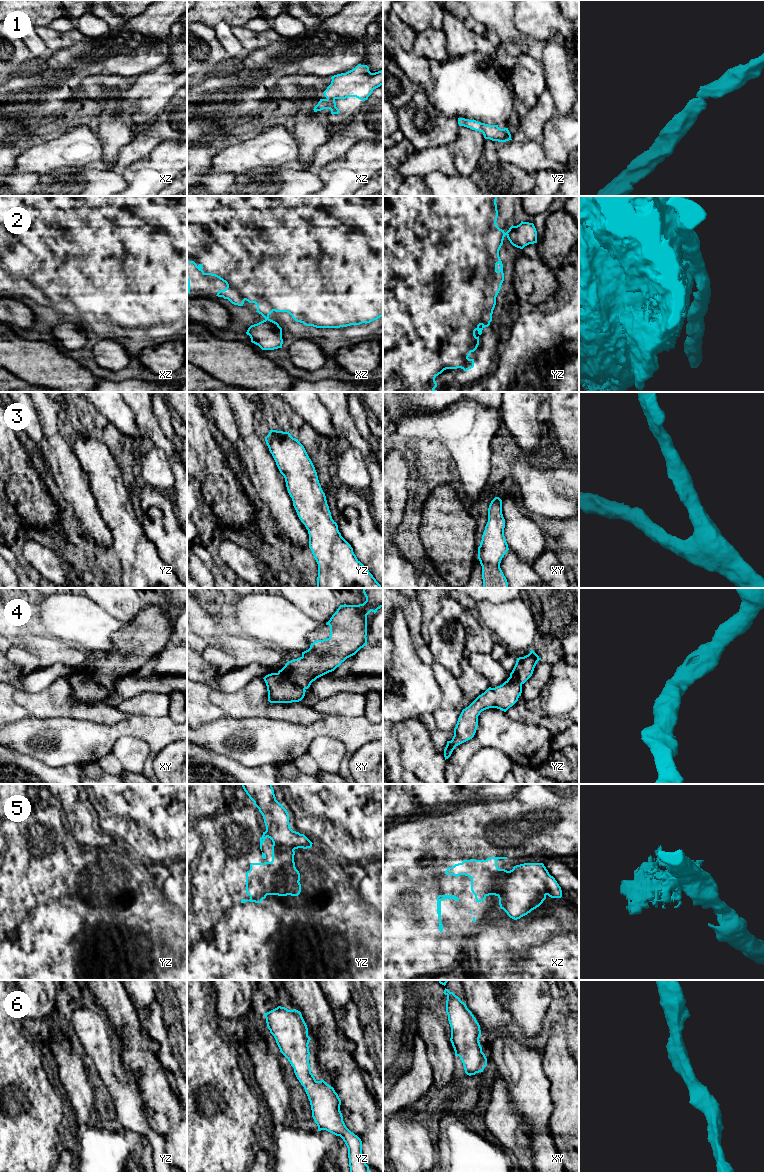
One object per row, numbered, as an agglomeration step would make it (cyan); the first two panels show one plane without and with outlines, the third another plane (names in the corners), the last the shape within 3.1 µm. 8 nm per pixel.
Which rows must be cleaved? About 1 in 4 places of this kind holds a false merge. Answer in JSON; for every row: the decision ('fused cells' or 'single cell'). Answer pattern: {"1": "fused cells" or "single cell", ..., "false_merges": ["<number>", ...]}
{"1": "single cell", "2": "fused cells", "3": "single cell", "4": "single cell", "5": "single cell", "6": "single cell", "false_merges": ["2"]}

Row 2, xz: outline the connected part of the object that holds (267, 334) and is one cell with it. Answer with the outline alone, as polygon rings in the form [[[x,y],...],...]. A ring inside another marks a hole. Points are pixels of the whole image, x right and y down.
[[[265,319],[251,325],[247,332],[251,342],[258,345],[262,350],[274,350],[282,348],[282,328],[271,319]]]

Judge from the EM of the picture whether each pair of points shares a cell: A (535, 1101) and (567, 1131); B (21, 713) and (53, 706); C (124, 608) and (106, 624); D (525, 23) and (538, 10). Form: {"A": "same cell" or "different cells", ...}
{"A": "different cells", "B": "different cells", "C": "different cells", "D": "same cell"}

